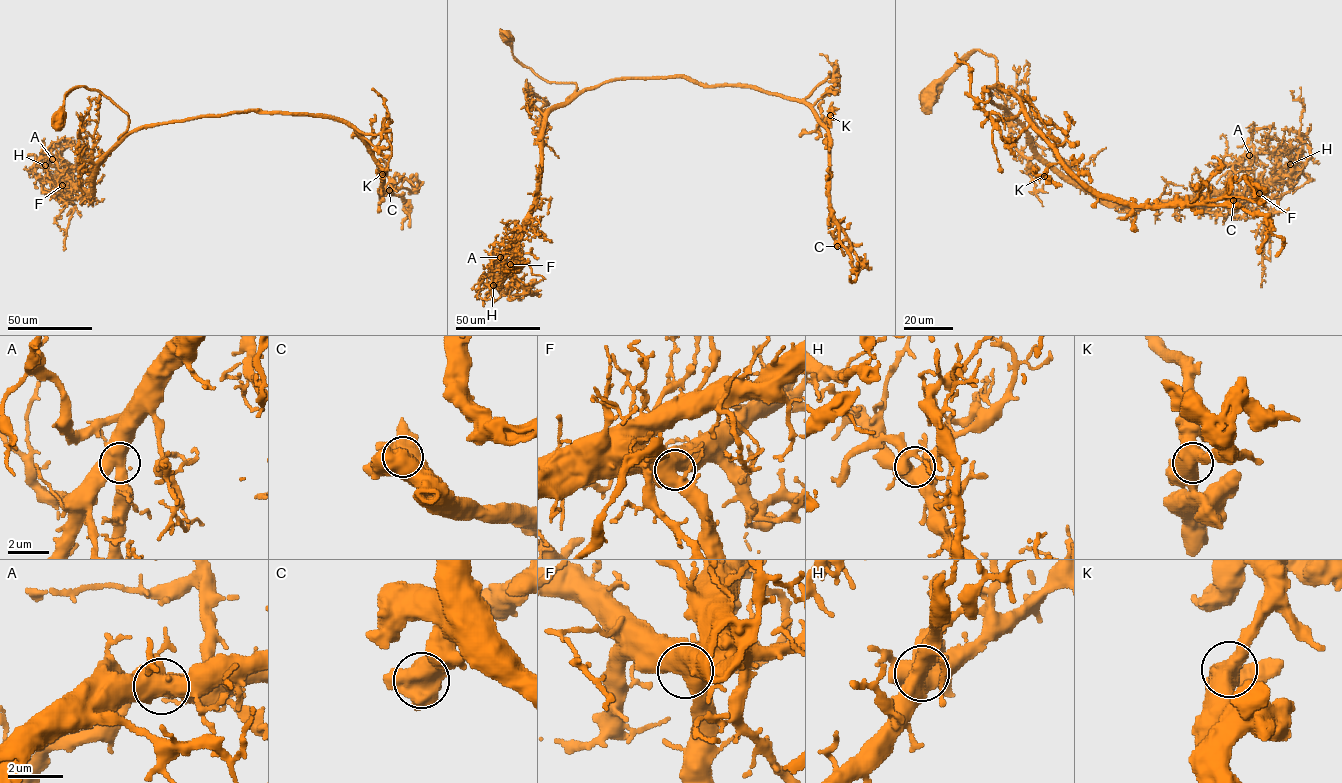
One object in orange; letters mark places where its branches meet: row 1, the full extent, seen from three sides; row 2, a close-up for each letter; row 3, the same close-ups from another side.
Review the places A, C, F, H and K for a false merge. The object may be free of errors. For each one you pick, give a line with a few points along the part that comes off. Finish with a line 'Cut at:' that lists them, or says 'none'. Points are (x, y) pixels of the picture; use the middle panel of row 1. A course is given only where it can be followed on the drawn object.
Cut at: none

